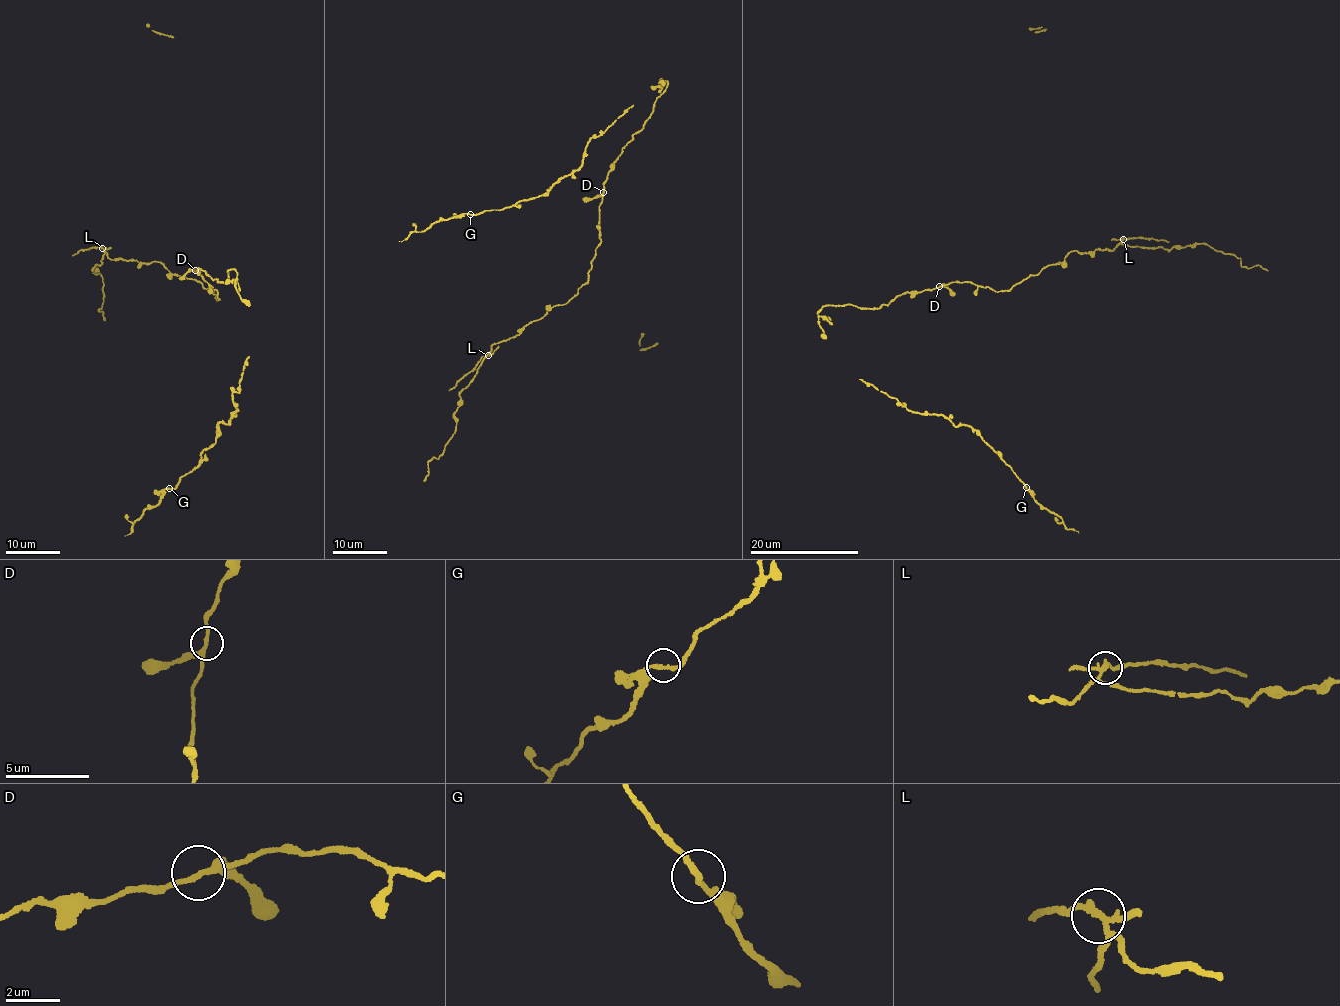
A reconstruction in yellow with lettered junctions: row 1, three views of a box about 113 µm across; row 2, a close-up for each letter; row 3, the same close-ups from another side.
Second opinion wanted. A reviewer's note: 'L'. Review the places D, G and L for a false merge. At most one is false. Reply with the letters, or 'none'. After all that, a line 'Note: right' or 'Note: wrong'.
L
Note: right

